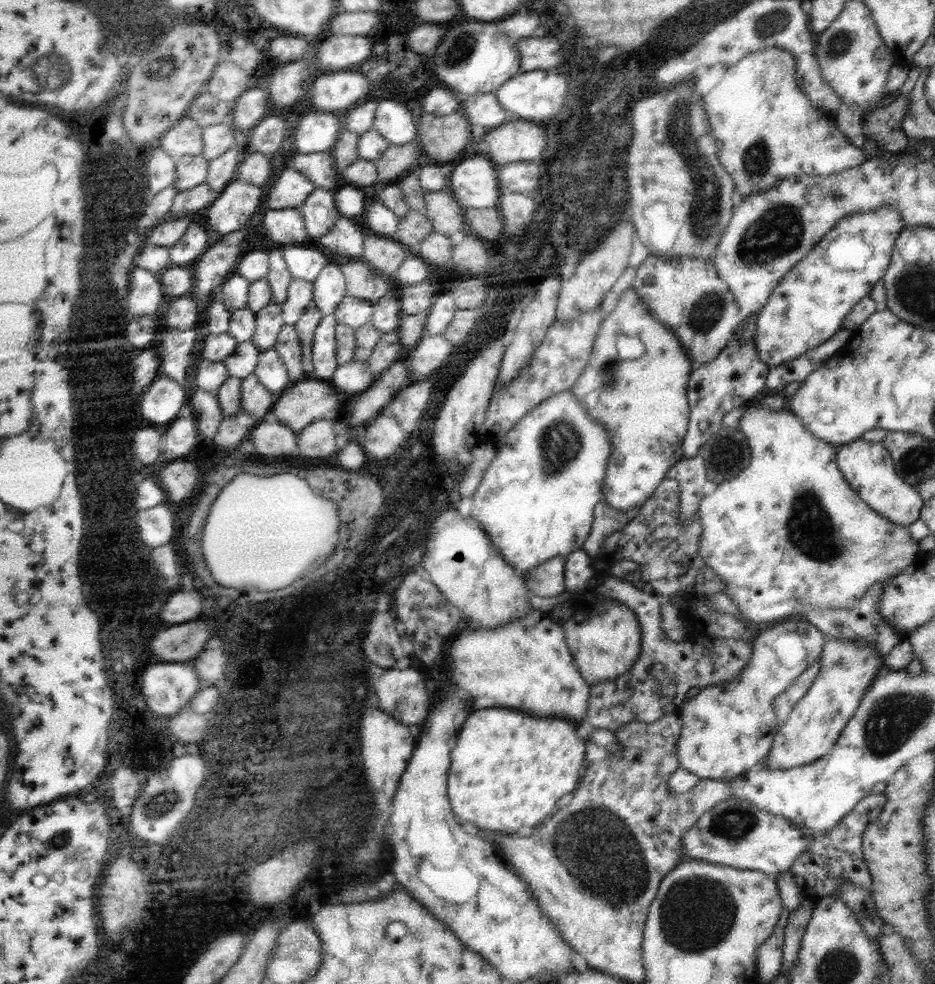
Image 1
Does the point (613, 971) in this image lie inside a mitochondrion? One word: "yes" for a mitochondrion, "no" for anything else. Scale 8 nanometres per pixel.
no

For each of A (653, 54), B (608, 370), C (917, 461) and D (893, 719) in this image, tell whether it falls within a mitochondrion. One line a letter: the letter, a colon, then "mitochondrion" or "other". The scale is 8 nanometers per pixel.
A: other
B: mitochondrion
C: mitochondrion
D: mitochondrion

